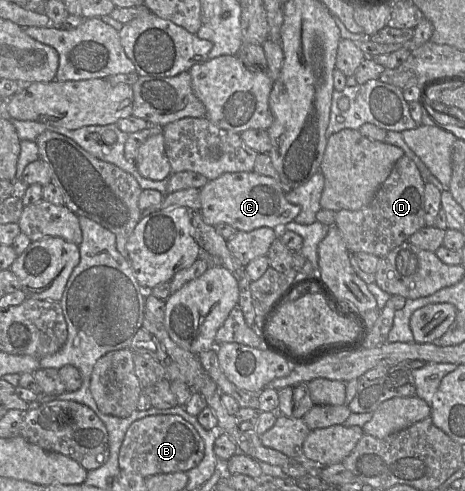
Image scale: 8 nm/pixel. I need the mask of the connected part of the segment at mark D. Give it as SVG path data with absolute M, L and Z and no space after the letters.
M403 155L397 160L390 175L367 206L356 211L339 210L334 212L335 225L341 233L350 253L366 252L381 258L403 242L408 241L412 234L425 227L424 189L425 181L416 164L409 157Z

